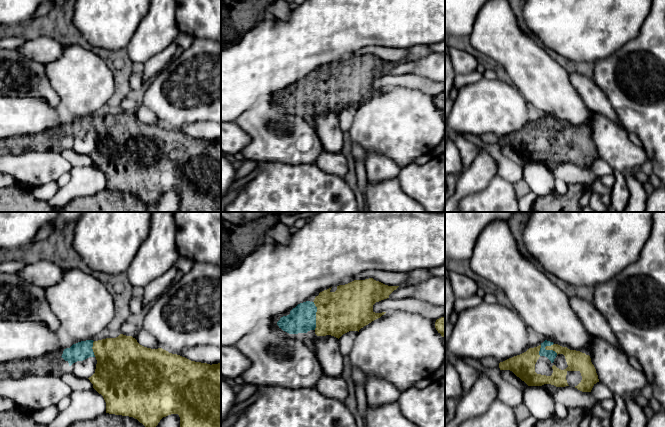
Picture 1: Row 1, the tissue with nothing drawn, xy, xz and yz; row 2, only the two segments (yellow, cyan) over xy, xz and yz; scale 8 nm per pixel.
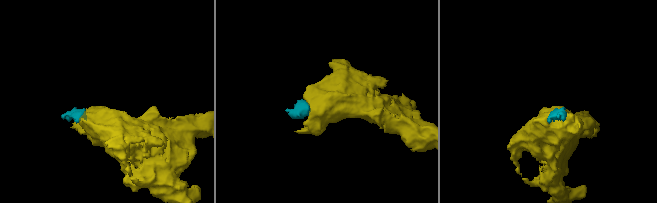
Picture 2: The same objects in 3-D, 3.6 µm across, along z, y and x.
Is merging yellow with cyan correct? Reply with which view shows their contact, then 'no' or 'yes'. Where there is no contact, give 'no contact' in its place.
xz | yes

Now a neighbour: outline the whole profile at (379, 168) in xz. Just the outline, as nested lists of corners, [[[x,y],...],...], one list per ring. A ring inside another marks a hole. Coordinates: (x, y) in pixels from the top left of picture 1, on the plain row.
[[[365,151],[365,155],[367,178],[370,182],[378,183],[399,175],[401,168],[392,159],[372,151]]]

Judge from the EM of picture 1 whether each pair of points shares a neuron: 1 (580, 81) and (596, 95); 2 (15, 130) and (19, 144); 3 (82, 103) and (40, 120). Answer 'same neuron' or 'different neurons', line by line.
1: same neuron
2: different neurons
3: different neurons

